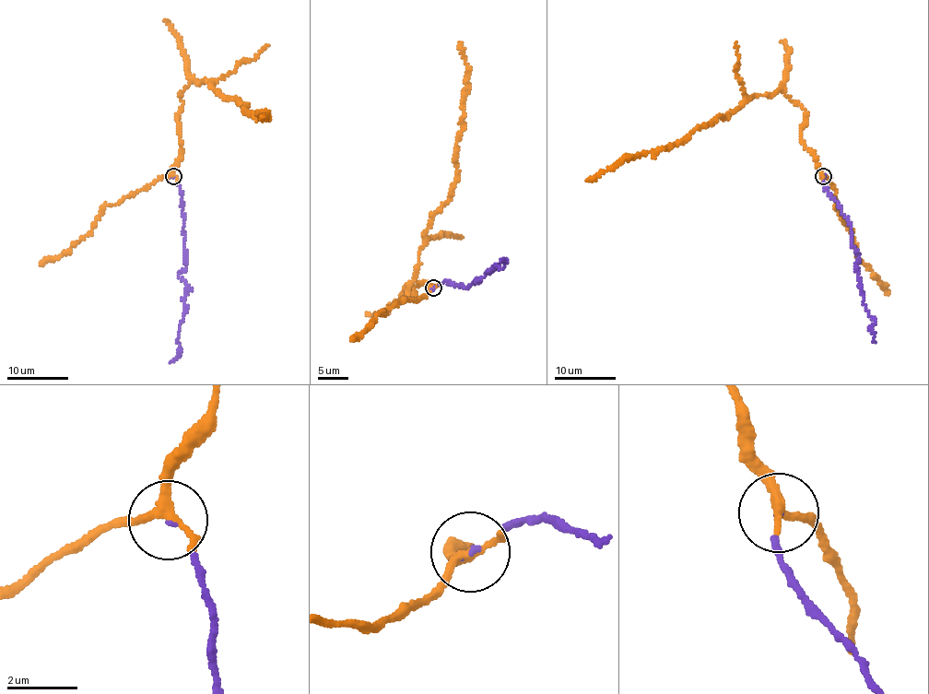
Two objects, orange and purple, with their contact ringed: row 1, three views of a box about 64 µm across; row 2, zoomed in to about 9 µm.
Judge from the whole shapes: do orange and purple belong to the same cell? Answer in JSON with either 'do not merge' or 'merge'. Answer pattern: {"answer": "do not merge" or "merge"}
{"answer": "merge"}

